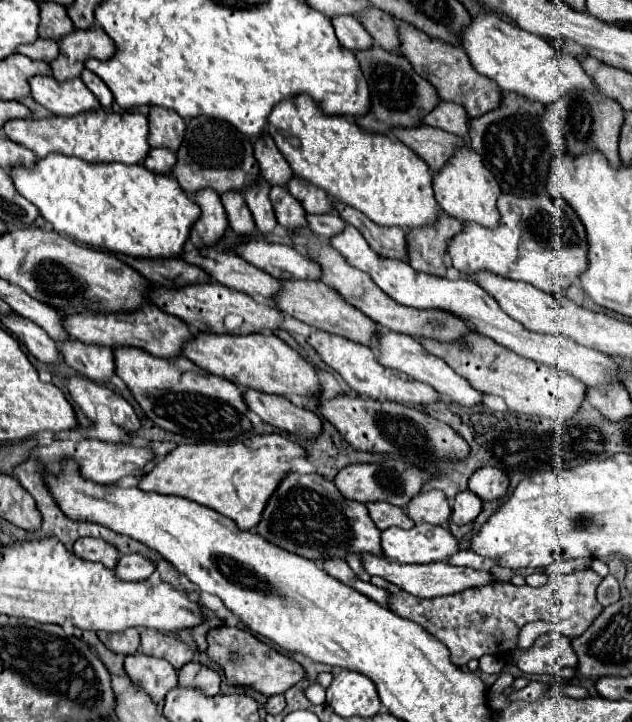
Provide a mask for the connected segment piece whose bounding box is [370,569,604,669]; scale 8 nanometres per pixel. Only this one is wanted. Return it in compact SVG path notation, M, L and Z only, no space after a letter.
M592 569L574 571L564 577L548 577L546 585L542 587L516 587L512 583L494 583L480 589L466 589L462 593L432 599L412 597L410 593L404 593L398 585L384 581L382 577L372 577L370 581L378 587L386 587L392 593L390 611L422 625L430 635L434 635L440 643L448 647L452 663L462 669L470 659L480 659L486 653L500 659L510 655L510 651L514 651L518 645L520 629L530 621L542 619L546 623L558 625L560 633L574 639L584 633L584 629L588 629L590 623L604 609L596 601L596 587L600 585L602 577Z

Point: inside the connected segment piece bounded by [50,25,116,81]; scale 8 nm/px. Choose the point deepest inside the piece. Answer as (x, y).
(75, 48)

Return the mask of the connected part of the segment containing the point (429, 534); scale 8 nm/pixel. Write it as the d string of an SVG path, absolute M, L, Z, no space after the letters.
M418 523L408 531L398 527L382 531L382 549L398 563L436 563L448 561L460 547L450 529Z

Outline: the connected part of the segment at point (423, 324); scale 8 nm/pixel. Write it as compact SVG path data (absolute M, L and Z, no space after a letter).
M304 229L300 235L304 235L308 239L306 251L308 255L320 263L322 267L322 277L320 281L324 281L326 285L334 287L350 305L354 305L356 309L360 309L362 313L366 313L368 317L372 317L380 327L388 329L388 331L396 331L396 333L406 333L410 337L428 337L428 339L436 339L440 343L460 343L470 331L472 327L460 319L458 315L450 313L450 311L426 311L426 309L408 309L406 305L400 305L396 301L392 301L392 297L388 297L384 291L380 291L374 281L358 269L352 269L344 257L332 249L332 247L324 247L322 243L316 241L316 237L312 235L312 231Z

